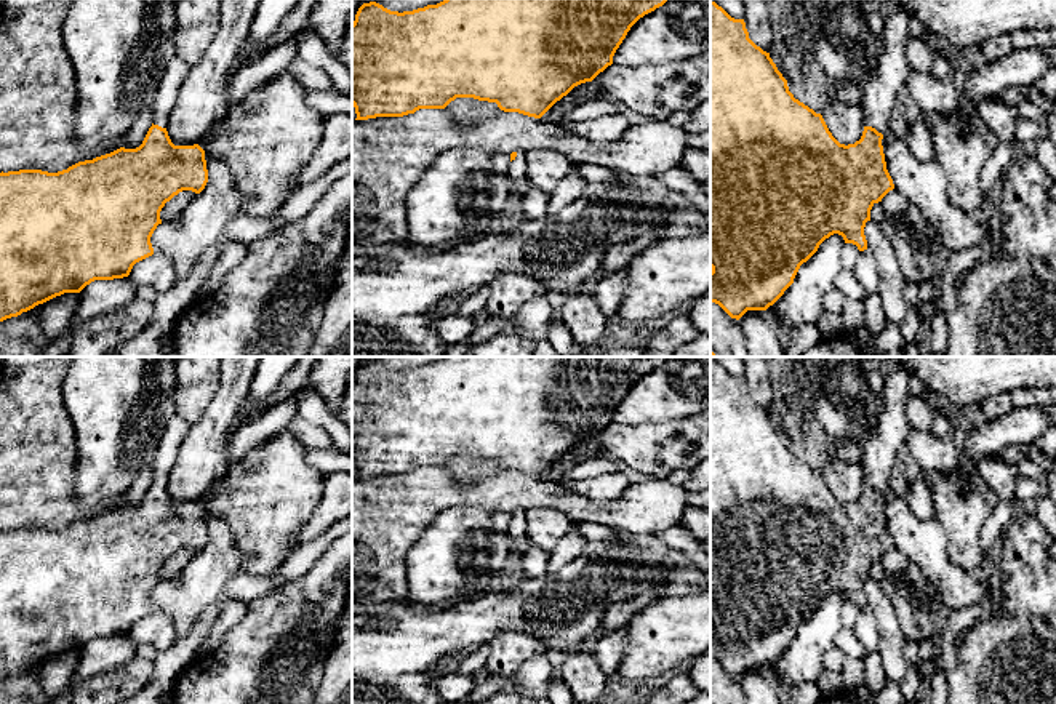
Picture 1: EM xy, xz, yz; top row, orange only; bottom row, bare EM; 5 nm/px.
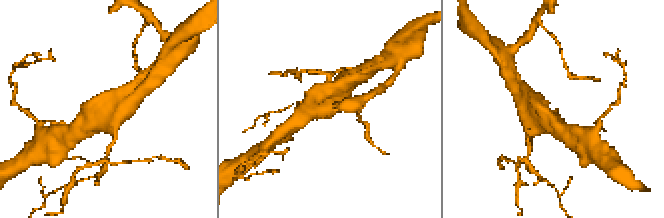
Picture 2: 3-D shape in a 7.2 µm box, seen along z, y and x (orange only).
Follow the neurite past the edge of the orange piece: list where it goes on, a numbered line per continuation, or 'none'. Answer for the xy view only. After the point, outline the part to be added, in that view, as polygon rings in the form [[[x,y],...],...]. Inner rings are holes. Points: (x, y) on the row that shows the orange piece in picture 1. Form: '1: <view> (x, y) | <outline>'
1: xy (176, 71) | [[[174,56],[168,62],[160,78],[155,99],[152,102],[154,125],[166,128],[170,114],[176,104],[179,88],[182,82],[186,80],[186,77],[189,75],[189,72],[190,72],[190,66],[178,56]]]

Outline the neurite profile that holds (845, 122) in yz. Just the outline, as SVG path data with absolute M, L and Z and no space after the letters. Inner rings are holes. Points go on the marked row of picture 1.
M830 101L821 115L829 131L840 144L848 146L861 139L866 122L862 107Z

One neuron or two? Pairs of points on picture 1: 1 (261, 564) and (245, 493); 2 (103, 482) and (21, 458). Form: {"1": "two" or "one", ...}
{"1": "one", "2": "two"}

